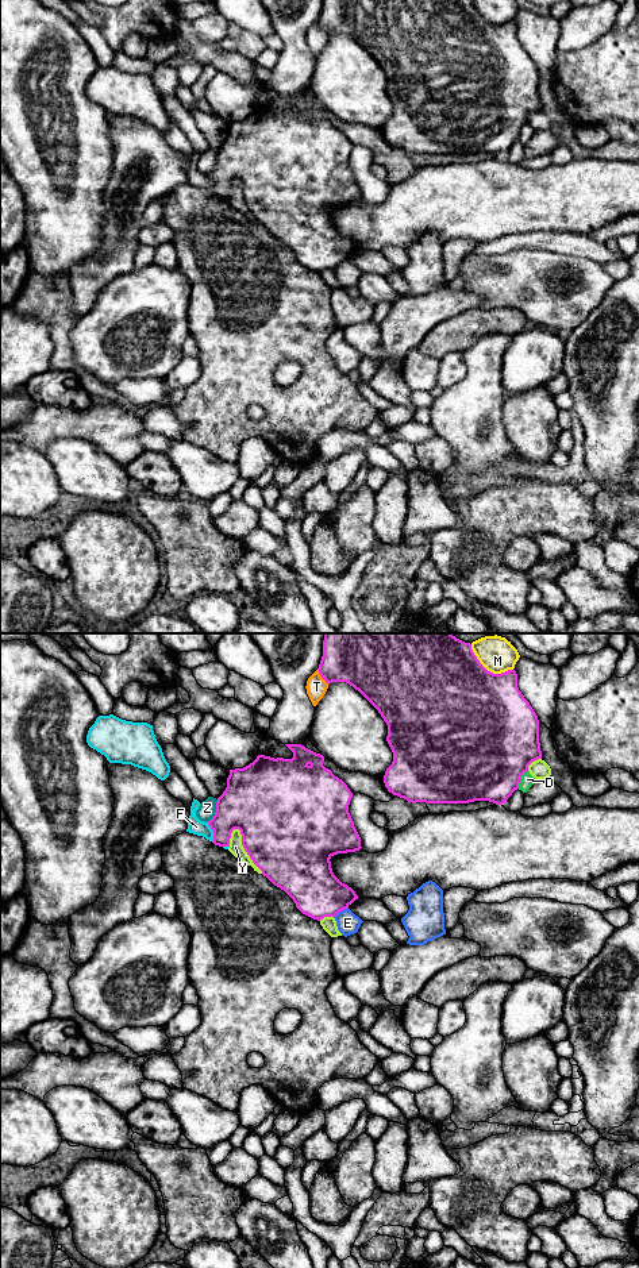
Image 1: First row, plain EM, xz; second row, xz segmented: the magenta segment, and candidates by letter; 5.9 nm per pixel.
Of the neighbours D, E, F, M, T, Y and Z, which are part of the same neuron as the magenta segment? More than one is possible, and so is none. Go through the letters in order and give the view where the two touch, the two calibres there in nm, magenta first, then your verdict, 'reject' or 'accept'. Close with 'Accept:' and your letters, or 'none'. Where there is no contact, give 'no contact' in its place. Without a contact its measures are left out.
D: meets magenta in xz; 500 nm thick on the magenta side, 80 nm on the other; reject
E: meets magenta in xz; 300 nm thick on the magenta side, 140 nm on the other; reject
F: meets magenta in xz; 300 nm thick on the magenta side, 90 nm on the other; reject
M: meets magenta in xz; 500 nm thick on the magenta side, 150 nm on the other; reject
T: meets magenta in xz; 240 nm thick on the magenta side, 120 nm on the other; reject
Y: meets magenta in xz; 500 nm thick on the magenta side, 80 nm on the other; reject
Z: meets magenta in xz; 400 nm thick on the magenta side, 100 nm on the other; reject
Accept: none

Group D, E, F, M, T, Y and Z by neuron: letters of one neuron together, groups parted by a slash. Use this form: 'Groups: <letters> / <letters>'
Groups: D / E / F / M / T / Y / Z

